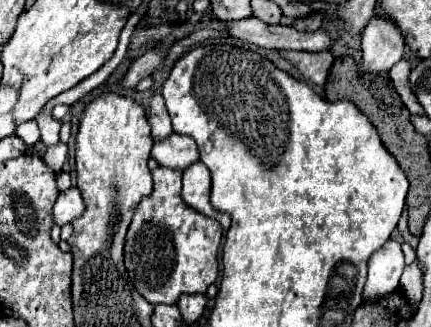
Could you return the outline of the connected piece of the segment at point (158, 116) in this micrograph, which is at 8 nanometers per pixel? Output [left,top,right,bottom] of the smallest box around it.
[148,94,172,140]

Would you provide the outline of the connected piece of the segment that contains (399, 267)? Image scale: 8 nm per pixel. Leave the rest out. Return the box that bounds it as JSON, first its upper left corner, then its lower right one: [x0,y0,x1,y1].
[364,240,404,302]

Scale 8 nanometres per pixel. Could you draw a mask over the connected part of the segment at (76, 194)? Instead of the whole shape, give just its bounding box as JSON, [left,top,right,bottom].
[54,186,84,226]

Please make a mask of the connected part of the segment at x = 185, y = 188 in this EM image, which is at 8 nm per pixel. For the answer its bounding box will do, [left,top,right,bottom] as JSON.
[182,162,230,230]

